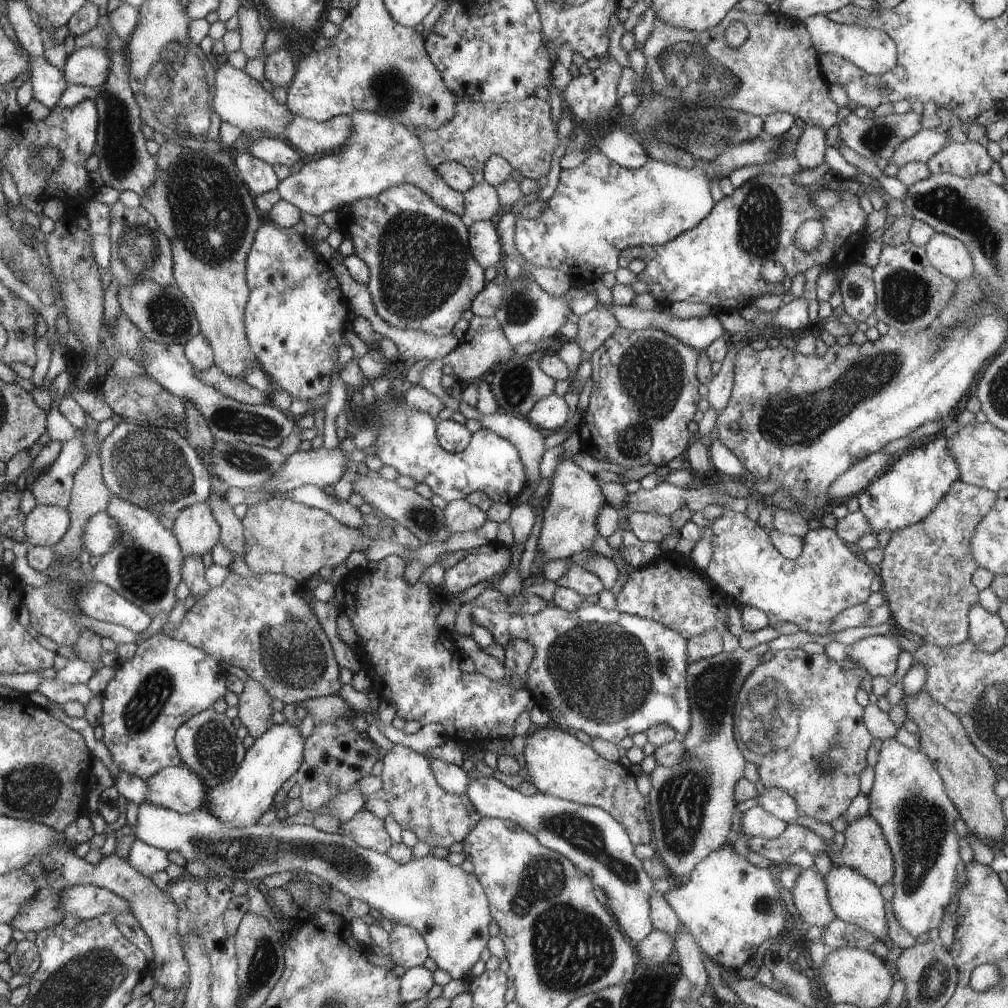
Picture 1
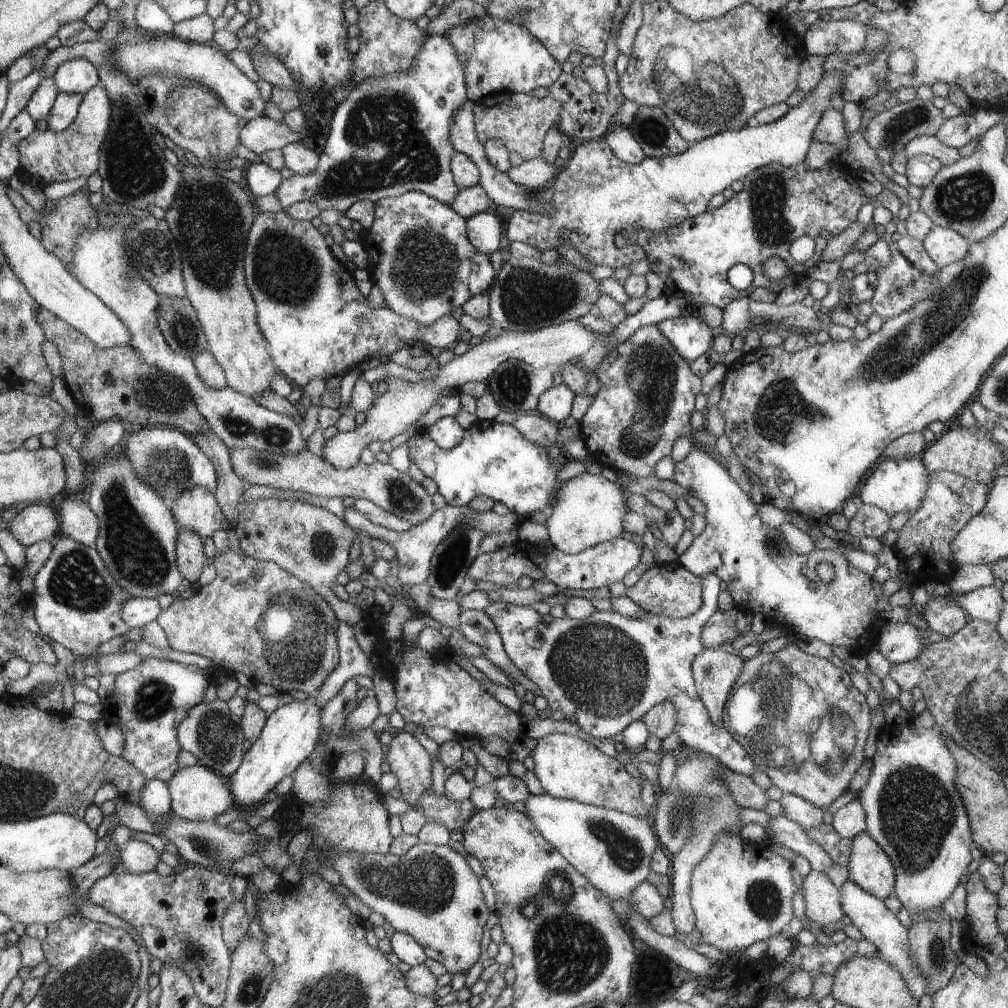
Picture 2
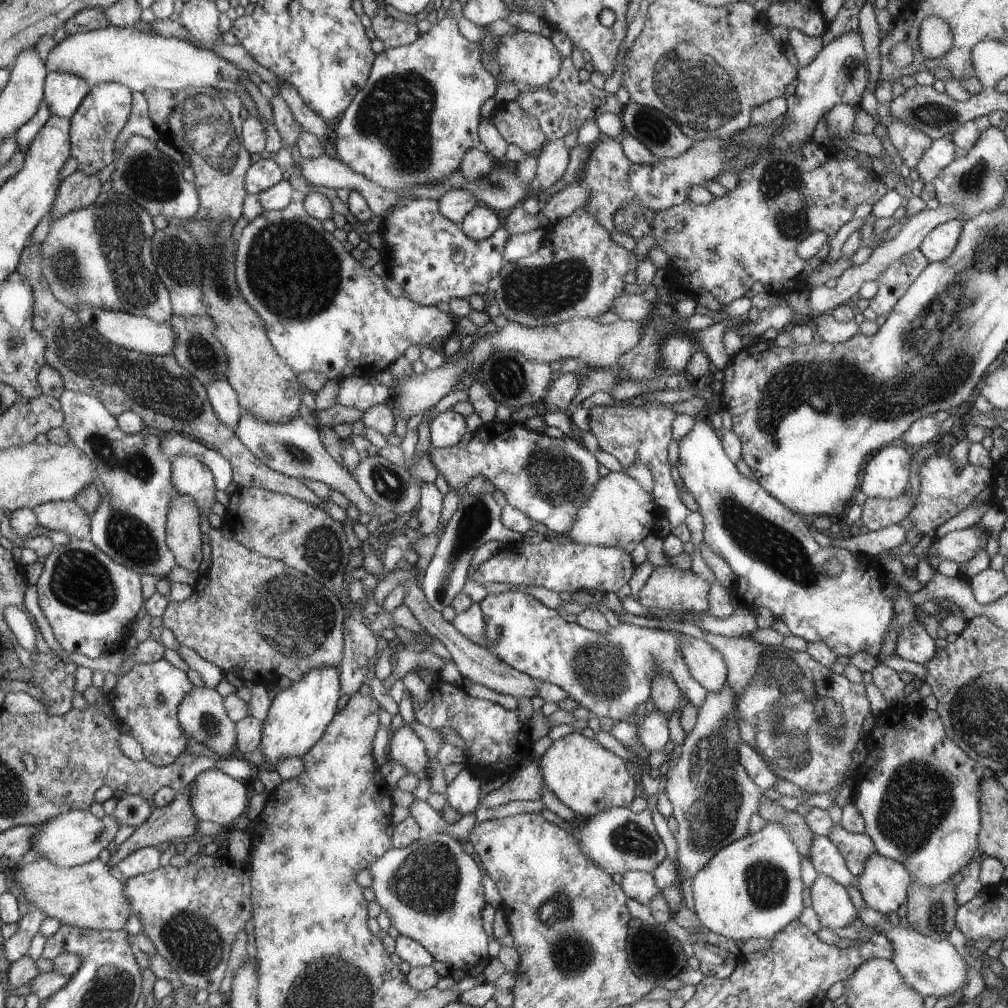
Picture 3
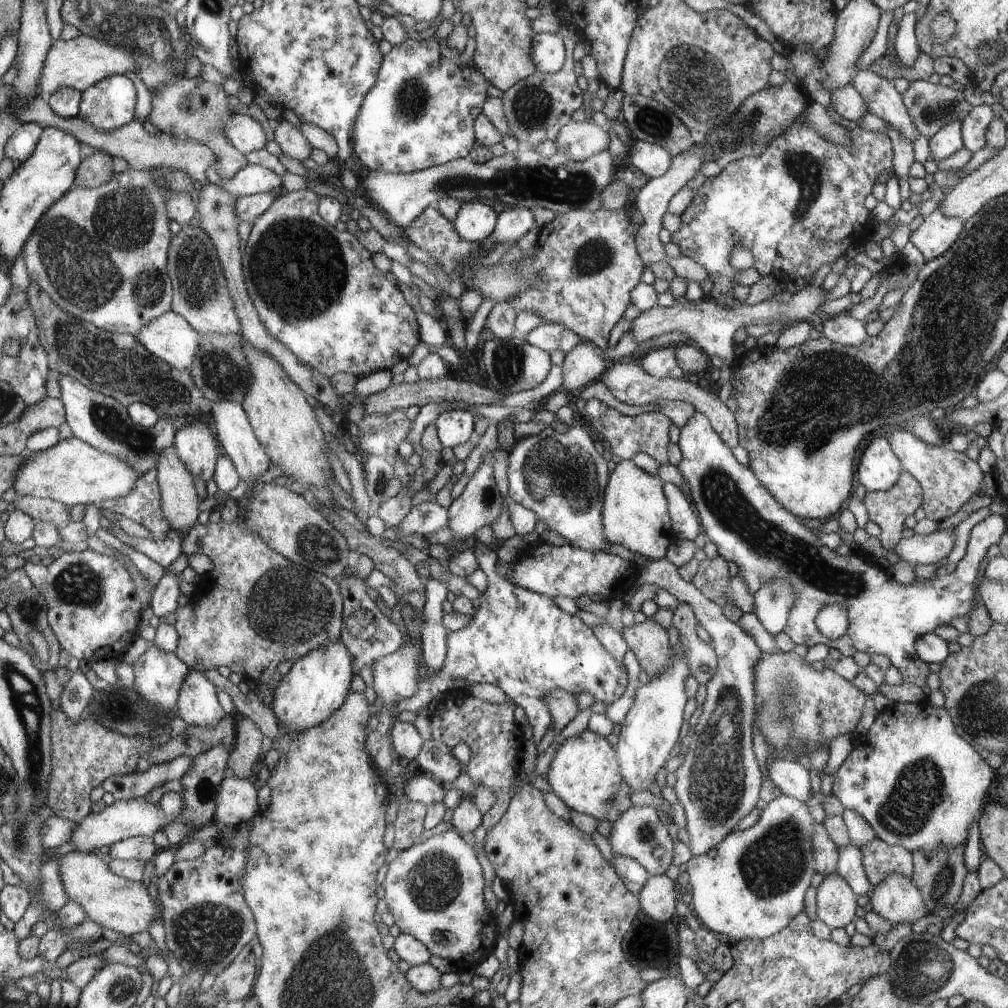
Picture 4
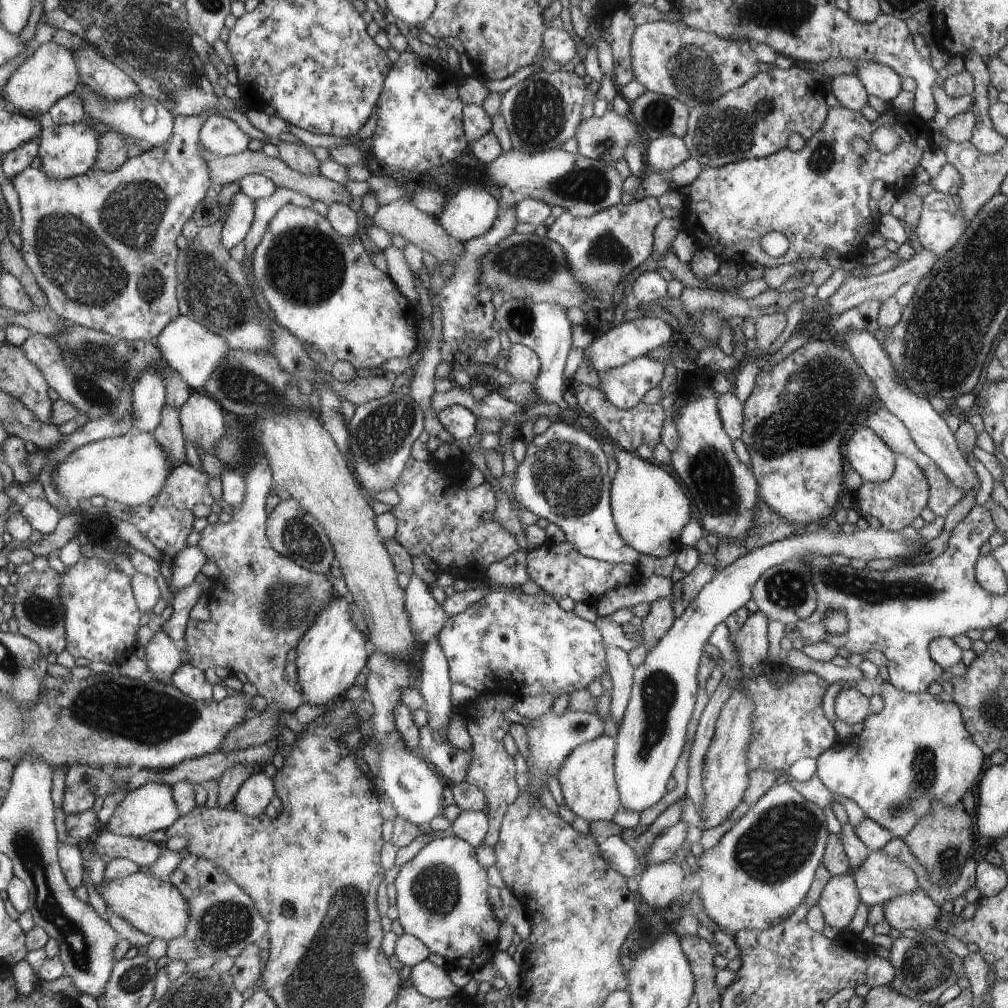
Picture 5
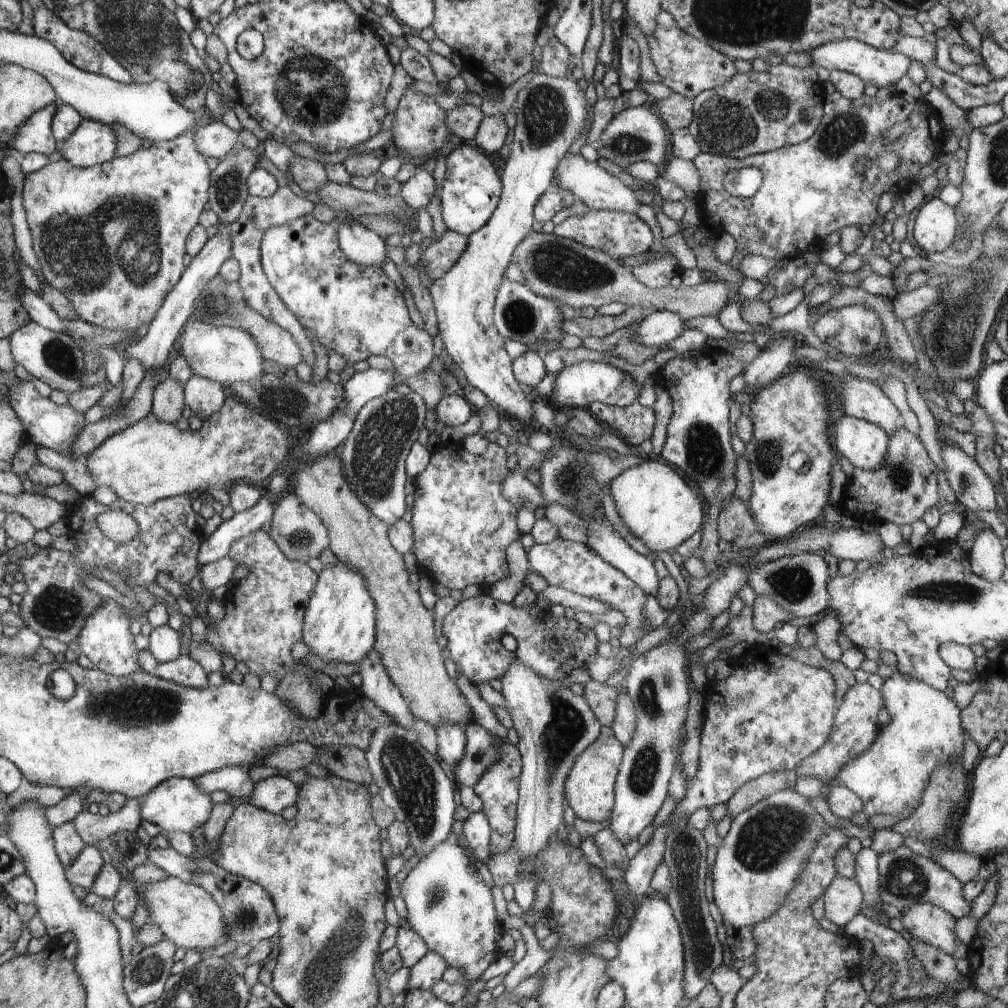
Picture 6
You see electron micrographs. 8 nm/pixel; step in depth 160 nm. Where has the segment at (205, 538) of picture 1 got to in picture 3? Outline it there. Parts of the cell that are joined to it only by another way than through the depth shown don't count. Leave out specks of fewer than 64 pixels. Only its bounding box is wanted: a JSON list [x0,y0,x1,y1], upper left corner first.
[171,455,217,513]

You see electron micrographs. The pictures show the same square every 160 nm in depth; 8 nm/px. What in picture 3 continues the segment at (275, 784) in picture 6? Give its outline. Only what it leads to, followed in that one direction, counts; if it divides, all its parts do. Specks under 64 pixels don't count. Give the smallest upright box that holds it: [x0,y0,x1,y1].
[191,768,248,827]

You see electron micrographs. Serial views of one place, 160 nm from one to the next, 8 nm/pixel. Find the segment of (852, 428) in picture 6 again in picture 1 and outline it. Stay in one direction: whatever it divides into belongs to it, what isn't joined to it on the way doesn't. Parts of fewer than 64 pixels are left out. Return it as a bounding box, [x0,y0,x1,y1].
[859,432,960,535]

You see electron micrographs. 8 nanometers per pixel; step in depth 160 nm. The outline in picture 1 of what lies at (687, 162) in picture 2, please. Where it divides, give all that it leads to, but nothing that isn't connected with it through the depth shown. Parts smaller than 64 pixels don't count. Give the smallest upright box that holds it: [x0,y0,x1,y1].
[516,134,780,289]

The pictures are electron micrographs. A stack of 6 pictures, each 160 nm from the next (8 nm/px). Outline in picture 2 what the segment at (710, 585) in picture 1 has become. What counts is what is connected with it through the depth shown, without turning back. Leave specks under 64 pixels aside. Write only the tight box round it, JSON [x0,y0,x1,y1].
[626,561,702,619]

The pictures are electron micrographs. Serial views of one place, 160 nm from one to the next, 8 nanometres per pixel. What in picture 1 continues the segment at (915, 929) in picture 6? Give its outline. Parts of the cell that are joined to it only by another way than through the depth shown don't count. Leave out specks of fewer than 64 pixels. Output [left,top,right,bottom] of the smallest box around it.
[832,815,895,887]

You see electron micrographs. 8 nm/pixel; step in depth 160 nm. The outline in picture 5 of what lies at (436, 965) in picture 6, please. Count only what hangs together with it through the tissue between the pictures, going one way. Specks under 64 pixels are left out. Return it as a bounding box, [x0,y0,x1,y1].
[410,959,461,999]

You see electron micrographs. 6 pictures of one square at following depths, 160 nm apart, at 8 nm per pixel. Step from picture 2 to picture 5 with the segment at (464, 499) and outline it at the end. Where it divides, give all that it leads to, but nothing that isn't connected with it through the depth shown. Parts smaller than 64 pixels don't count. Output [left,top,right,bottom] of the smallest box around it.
[513,419,640,564]

